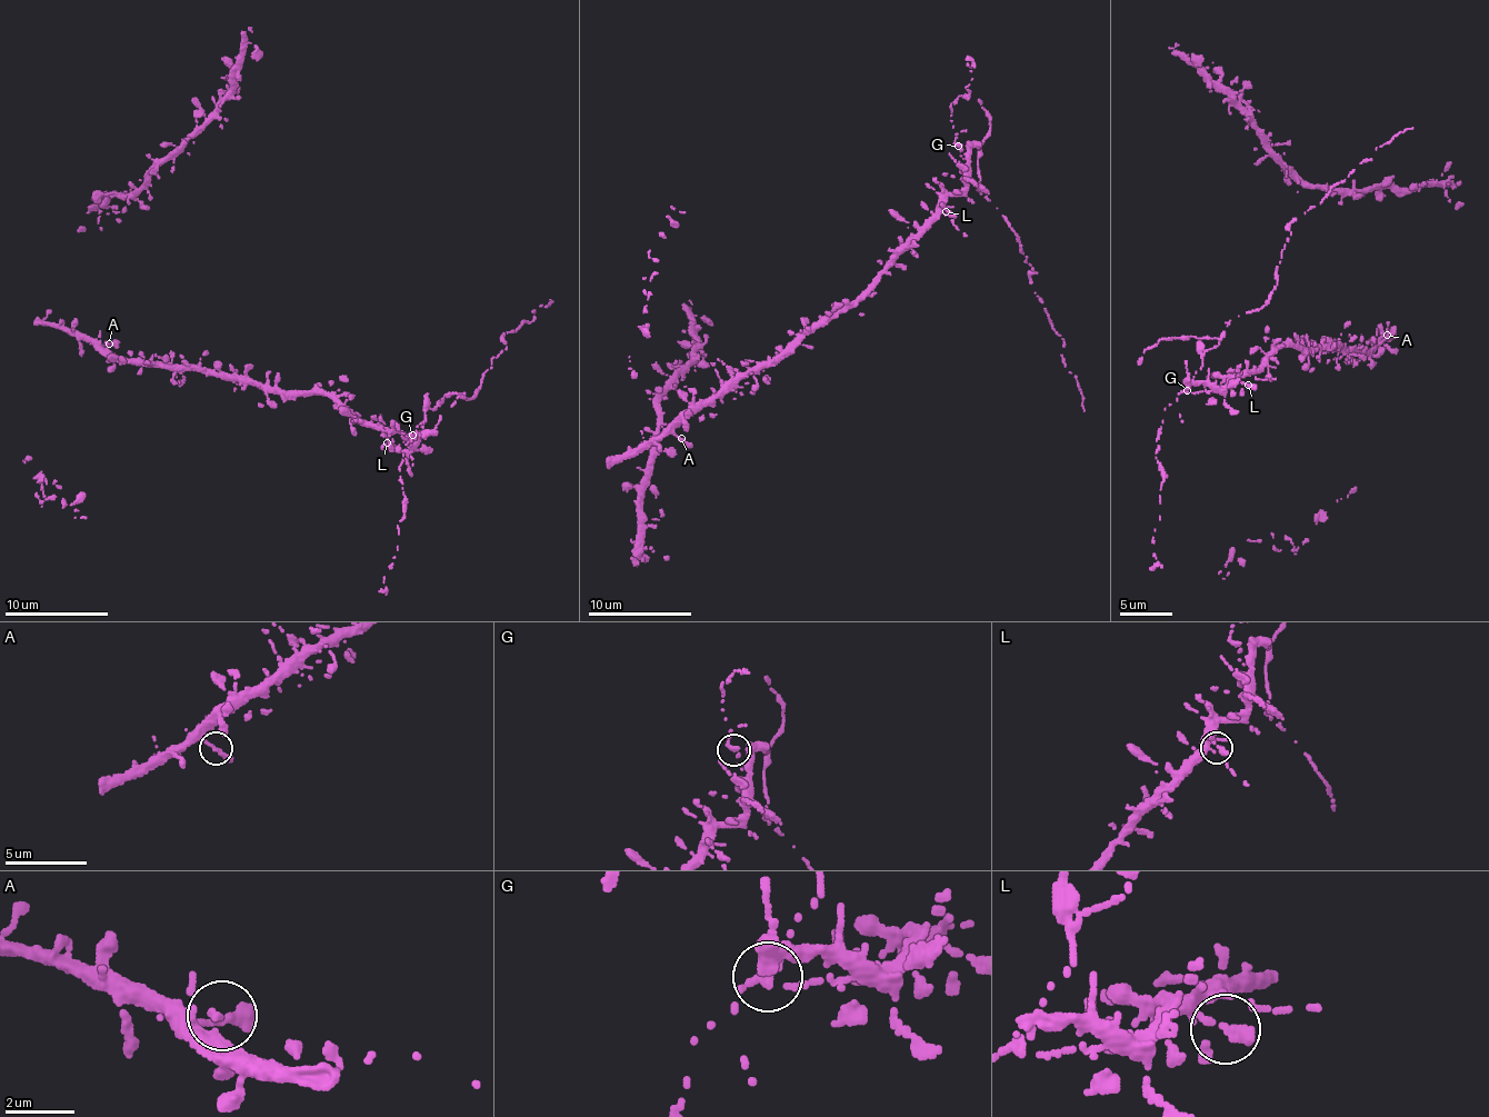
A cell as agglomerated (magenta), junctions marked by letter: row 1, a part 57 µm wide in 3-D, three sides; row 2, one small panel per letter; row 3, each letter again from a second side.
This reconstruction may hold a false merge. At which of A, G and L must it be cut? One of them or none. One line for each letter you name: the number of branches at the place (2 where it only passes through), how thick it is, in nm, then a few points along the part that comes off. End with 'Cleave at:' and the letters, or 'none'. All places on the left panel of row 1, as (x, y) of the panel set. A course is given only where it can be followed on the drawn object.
G: Branches: 3. Thickness 200 nm. Course of the part to remove: (411, 436), (423, 411), (447, 396), (476, 395), (507, 346), (503, 333), (551, 301)
Cleave at: G

